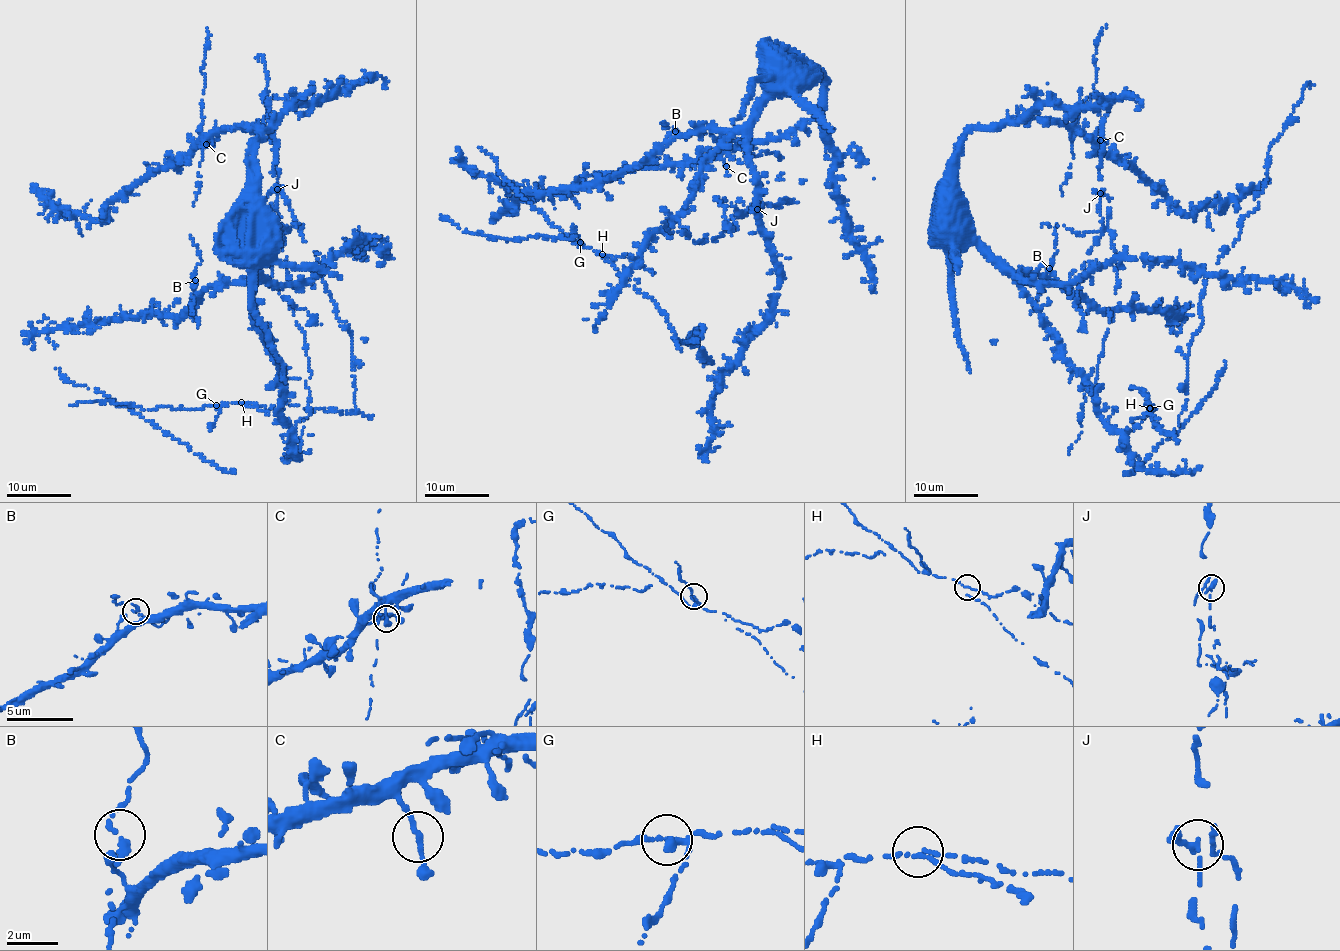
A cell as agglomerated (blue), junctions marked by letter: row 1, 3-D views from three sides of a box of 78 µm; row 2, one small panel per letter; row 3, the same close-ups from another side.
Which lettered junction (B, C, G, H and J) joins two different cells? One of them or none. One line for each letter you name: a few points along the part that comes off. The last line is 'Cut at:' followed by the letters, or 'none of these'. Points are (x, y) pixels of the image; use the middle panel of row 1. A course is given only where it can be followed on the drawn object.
J: Course of the part to remove: (757, 208), (739, 216), (735, 212), (737, 208), (715, 198), (725, 207), (726, 221), (732, 230), (723, 223)
Cut at: J

